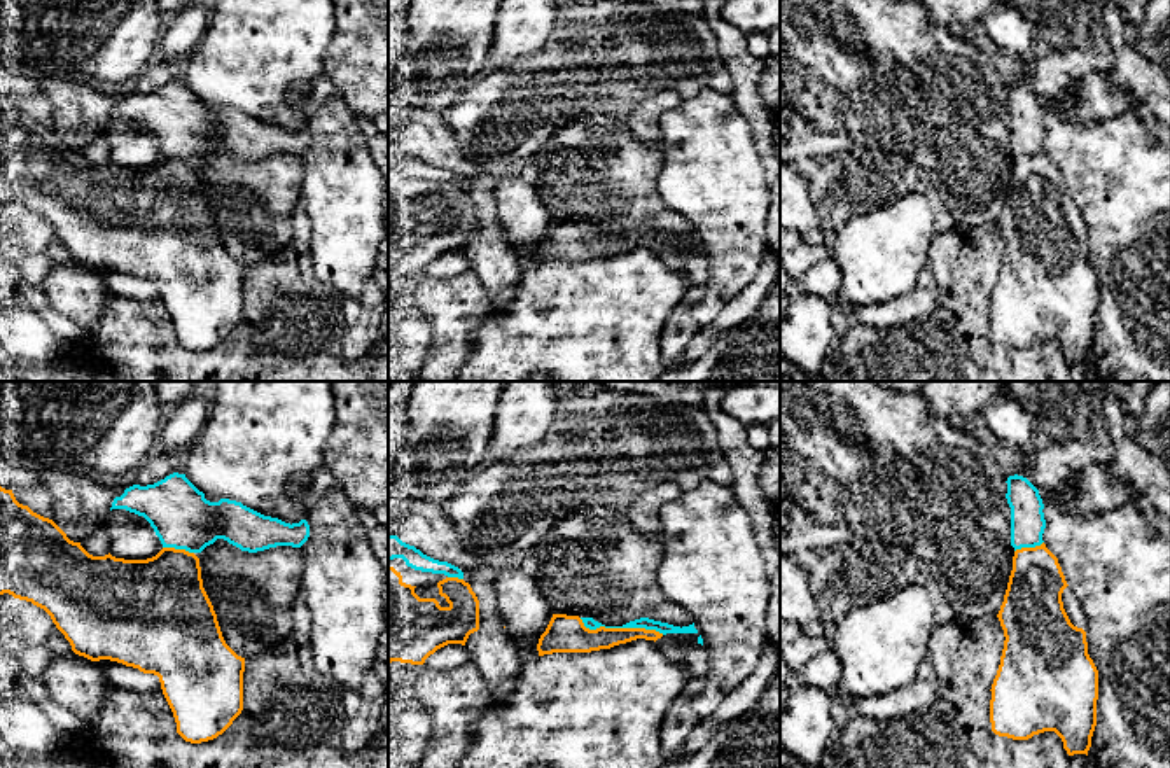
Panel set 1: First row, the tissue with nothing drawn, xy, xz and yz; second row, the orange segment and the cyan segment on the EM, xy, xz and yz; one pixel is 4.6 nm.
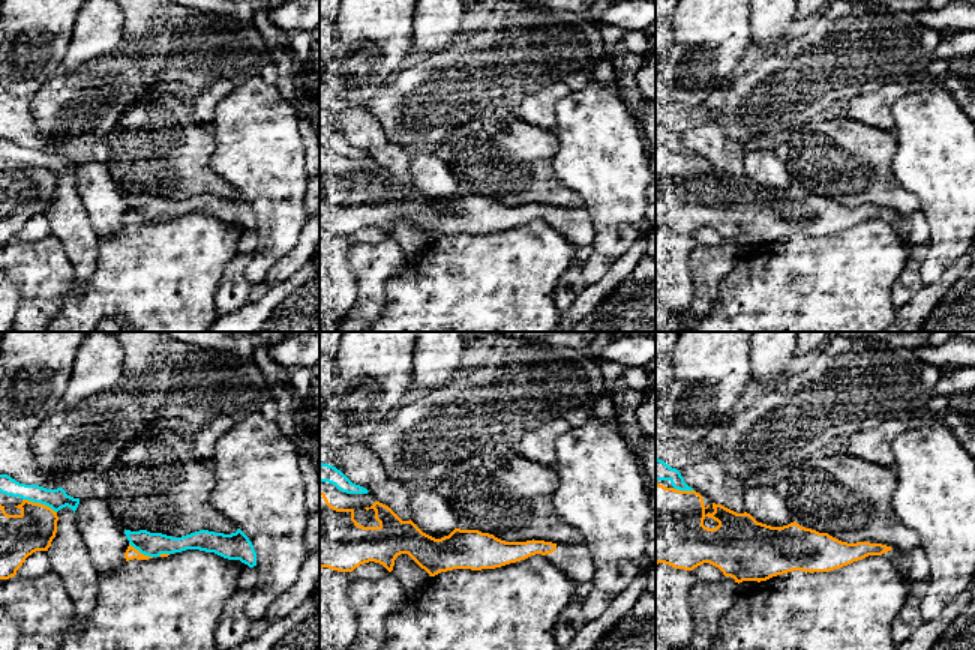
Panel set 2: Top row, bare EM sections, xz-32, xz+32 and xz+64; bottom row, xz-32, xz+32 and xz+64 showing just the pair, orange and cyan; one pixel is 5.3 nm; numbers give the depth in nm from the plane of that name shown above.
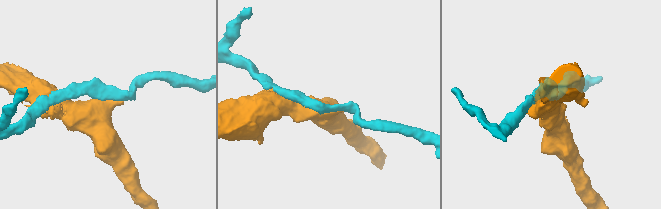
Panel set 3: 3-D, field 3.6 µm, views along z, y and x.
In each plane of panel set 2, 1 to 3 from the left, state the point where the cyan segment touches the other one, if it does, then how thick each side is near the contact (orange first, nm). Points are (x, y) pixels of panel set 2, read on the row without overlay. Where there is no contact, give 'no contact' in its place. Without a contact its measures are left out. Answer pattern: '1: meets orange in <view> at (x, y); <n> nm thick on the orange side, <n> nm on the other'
1: meets orange in xz-32 at (39, 167); 220 nm thick on the orange side, 110 nm on the other
2: no contact
3: meets orange in xz+64 at (684, 155); 420 nm thick on the orange side, 120 nm on the other

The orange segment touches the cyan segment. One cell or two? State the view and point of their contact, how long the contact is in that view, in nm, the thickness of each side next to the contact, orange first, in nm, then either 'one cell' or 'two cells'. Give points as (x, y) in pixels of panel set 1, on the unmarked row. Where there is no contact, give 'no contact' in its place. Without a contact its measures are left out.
meets orange in xz at (621, 237); contact 400 nm long; 180 nm thick on the orange side, 50 nm on the other; two cells

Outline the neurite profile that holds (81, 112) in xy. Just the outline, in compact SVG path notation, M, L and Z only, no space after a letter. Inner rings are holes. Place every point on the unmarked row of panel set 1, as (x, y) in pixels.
M37 79L52 103L52 129L73 150L105 135L115 103L87 80Z

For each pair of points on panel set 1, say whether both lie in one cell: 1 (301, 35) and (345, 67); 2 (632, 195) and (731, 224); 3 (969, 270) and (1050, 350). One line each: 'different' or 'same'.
1: different
2: different
3: same

